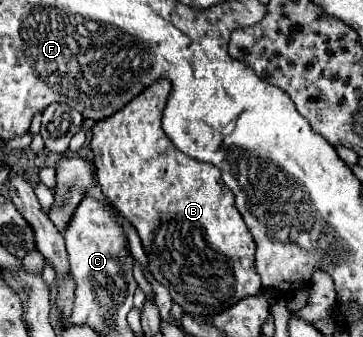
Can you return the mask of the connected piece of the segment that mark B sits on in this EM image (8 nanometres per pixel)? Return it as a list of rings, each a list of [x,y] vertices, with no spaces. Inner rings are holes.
[[[163,78],[155,82],[155,86],[147,86],[147,90],[123,106],[123,110],[117,110],[111,118],[103,118],[93,126],[91,150],[97,168],[97,184],[113,208],[135,226],[149,258],[149,270],[155,280],[169,290],[173,302],[191,316],[215,316],[237,304],[241,298],[261,294],[259,274],[253,264],[255,242],[235,208],[231,190],[221,180],[219,168],[185,156],[163,132],[161,112],[169,92],[171,82]],[[165,218],[173,218],[175,228],[165,228],[171,226]]]

